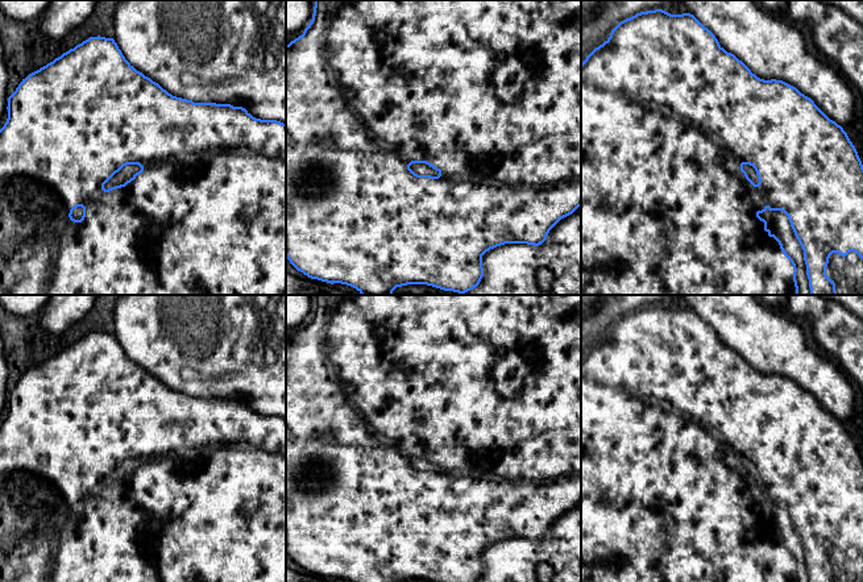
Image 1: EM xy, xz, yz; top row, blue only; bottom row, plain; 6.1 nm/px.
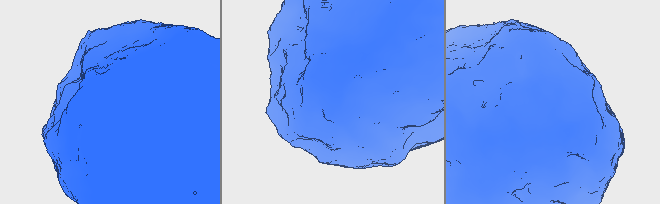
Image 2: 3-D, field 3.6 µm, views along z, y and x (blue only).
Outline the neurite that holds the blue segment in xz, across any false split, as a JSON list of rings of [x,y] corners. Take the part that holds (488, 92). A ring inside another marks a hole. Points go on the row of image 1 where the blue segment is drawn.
[[[315,0],[315,7],[314,7],[314,14],[312,14],[312,20],[311,20],[311,22],[310,22],[310,24],[308,24],[308,26],[307,26],[307,28],[306,28],[306,29],[304,29],[304,32],[303,32],[303,34],[302,34],[302,36],[299,36],[299,37],[298,37],[298,38],[295,38],[295,40],[294,40],[294,41],[291,41],[291,42],[290,42],[290,43],[289,43],[289,45],[286,45],[286,258],[287,258],[287,259],[289,259],[289,261],[290,261],[290,263],[291,263],[291,265],[292,265],[292,266],[294,266],[294,267],[295,267],[295,269],[296,269],[296,270],[298,270],[298,271],[300,271],[300,273],[303,273],[303,274],[304,274],[304,275],[307,275],[307,277],[308,277],[308,278],[311,278],[311,279],[318,279],[318,280],[321,280],[321,282],[327,282],[327,283],[331,283],[331,284],[333,284],[333,283],[341,283],[341,284],[347,284],[347,286],[350,286],[350,287],[353,287],[353,288],[356,288],[356,290],[357,290],[357,291],[358,291],[358,292],[360,292],[360,294],[361,294],[361,295],[393,295],[393,291],[394,291],[394,290],[395,290],[395,288],[397,288],[397,287],[402,287],[402,286],[407,286],[407,284],[427,284],[427,286],[432,286],[432,287],[436,287],[436,288],[440,288],[440,290],[444,290],[444,291],[453,291],[453,292],[459,292],[459,294],[461,294],[461,295],[464,295],[464,294],[465,294],[465,292],[468,292],[468,291],[470,291],[470,290],[473,290],[473,288],[474,288],[474,287],[477,287],[477,286],[478,286],[478,284],[480,284],[480,282],[481,282],[481,279],[482,279],[482,277],[484,277],[484,267],[482,267],[482,255],[484,255],[484,254],[485,254],[485,253],[486,253],[486,251],[489,251],[489,250],[490,250],[490,249],[494,249],[494,248],[497,248],[497,246],[501,246],[501,245],[505,245],[505,244],[527,244],[527,245],[534,245],[534,246],[539,246],[539,245],[542,245],[542,244],[543,244],[543,242],[544,242],[544,241],[545,241],[545,240],[547,240],[547,236],[548,236],[548,233],[549,233],[549,230],[551,230],[551,229],[552,229],[552,228],[553,228],[553,226],[555,226],[555,225],[556,225],[556,224],[557,224],[557,223],[559,223],[559,221],[560,221],[560,220],[561,220],[561,219],[564,219],[564,217],[567,217],[567,216],[569,216],[569,215],[572,215],[572,213],[573,213],[573,212],[574,212],[574,211],[576,211],[576,209],[577,209],[577,208],[578,208],[578,207],[581,207],[581,0]],[[412,163],[426,163],[426,165],[428,165],[428,166],[430,166],[430,167],[432,167],[432,169],[435,169],[435,170],[436,170],[436,171],[437,171],[437,172],[439,172],[439,175],[437,175],[437,176],[431,176],[431,175],[418,175],[418,174],[415,174],[415,172],[414,172],[414,171],[412,171],[412,170],[411,170],[411,169],[410,169],[410,166],[411,166],[411,165],[412,165]]]

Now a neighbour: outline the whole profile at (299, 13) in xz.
[[[286,0],[286,45],[303,34],[312,20],[315,0]]]

